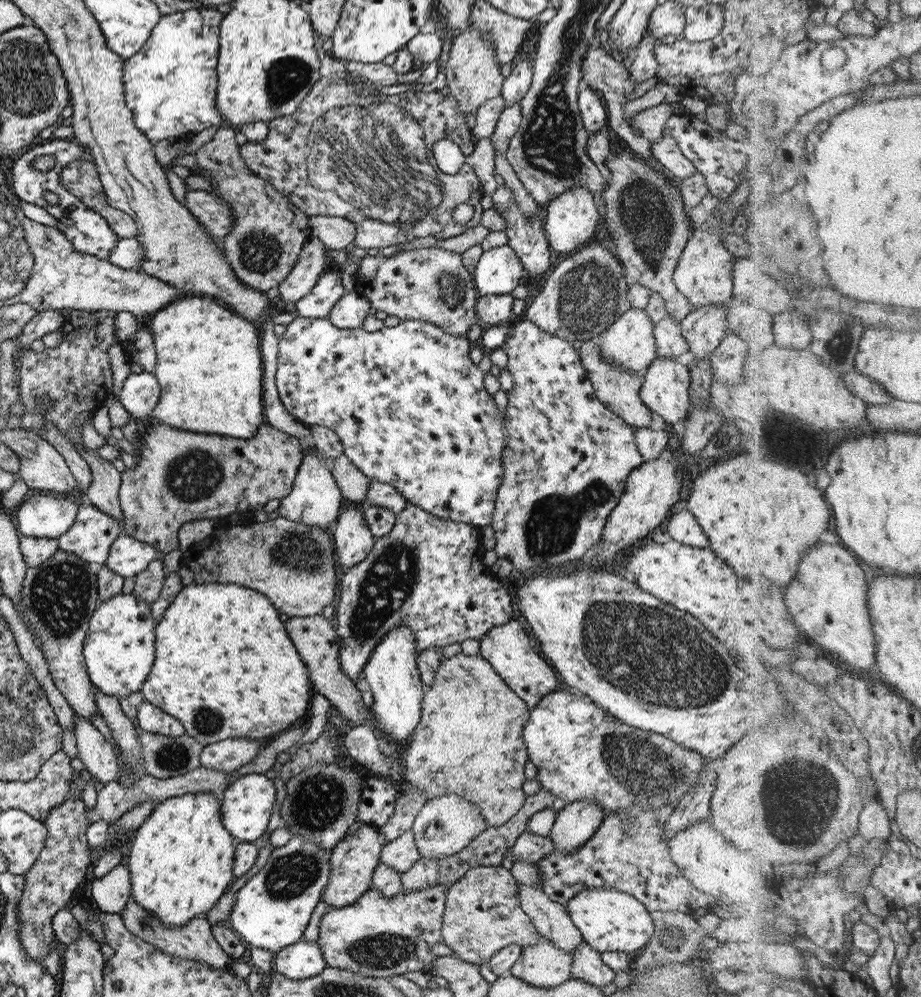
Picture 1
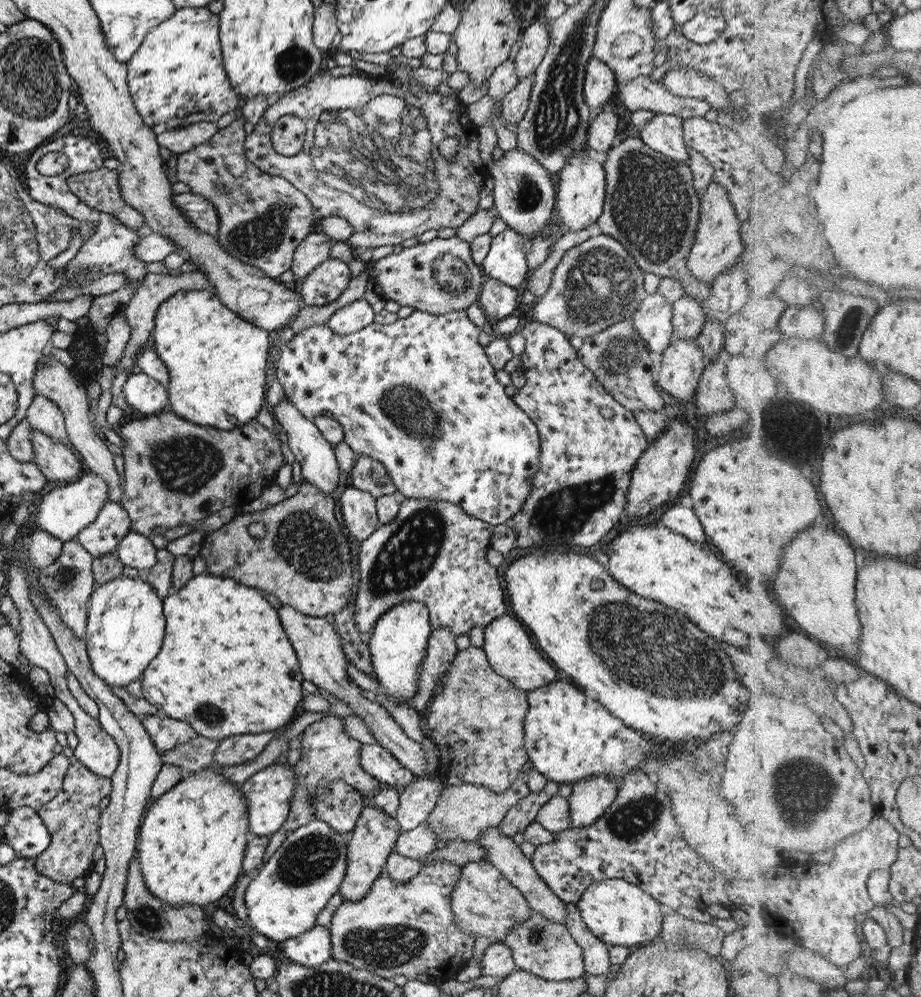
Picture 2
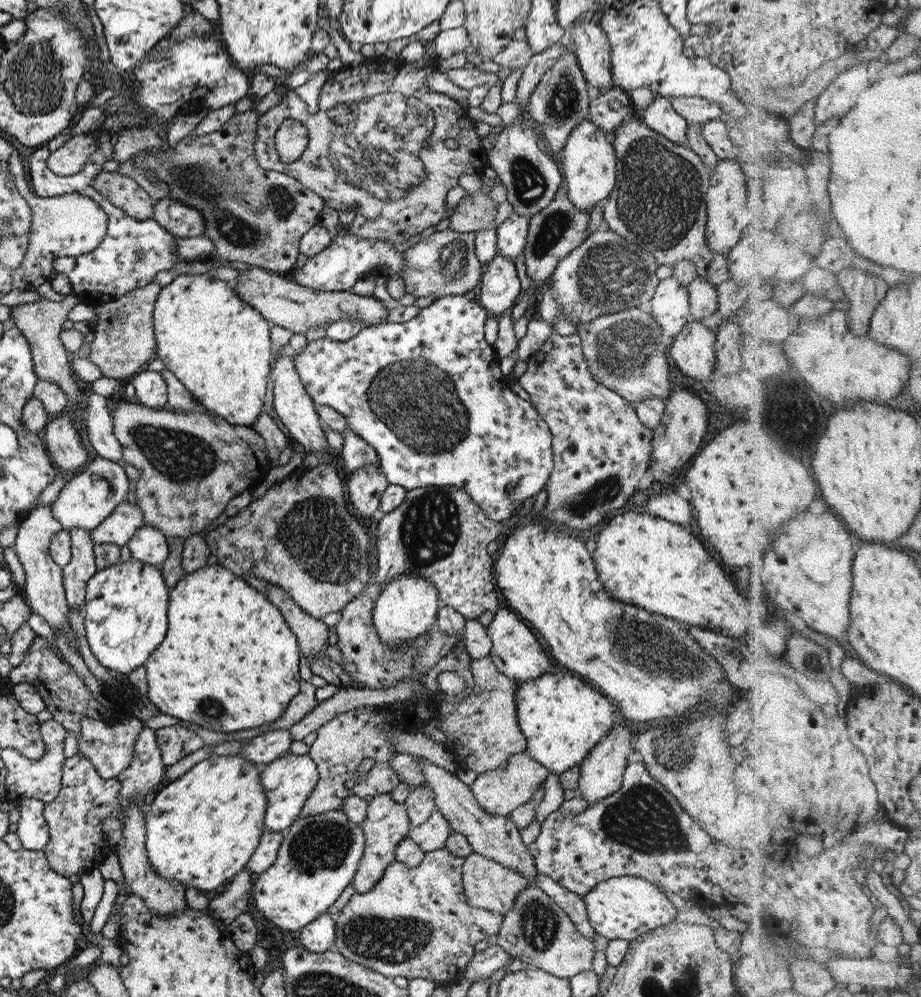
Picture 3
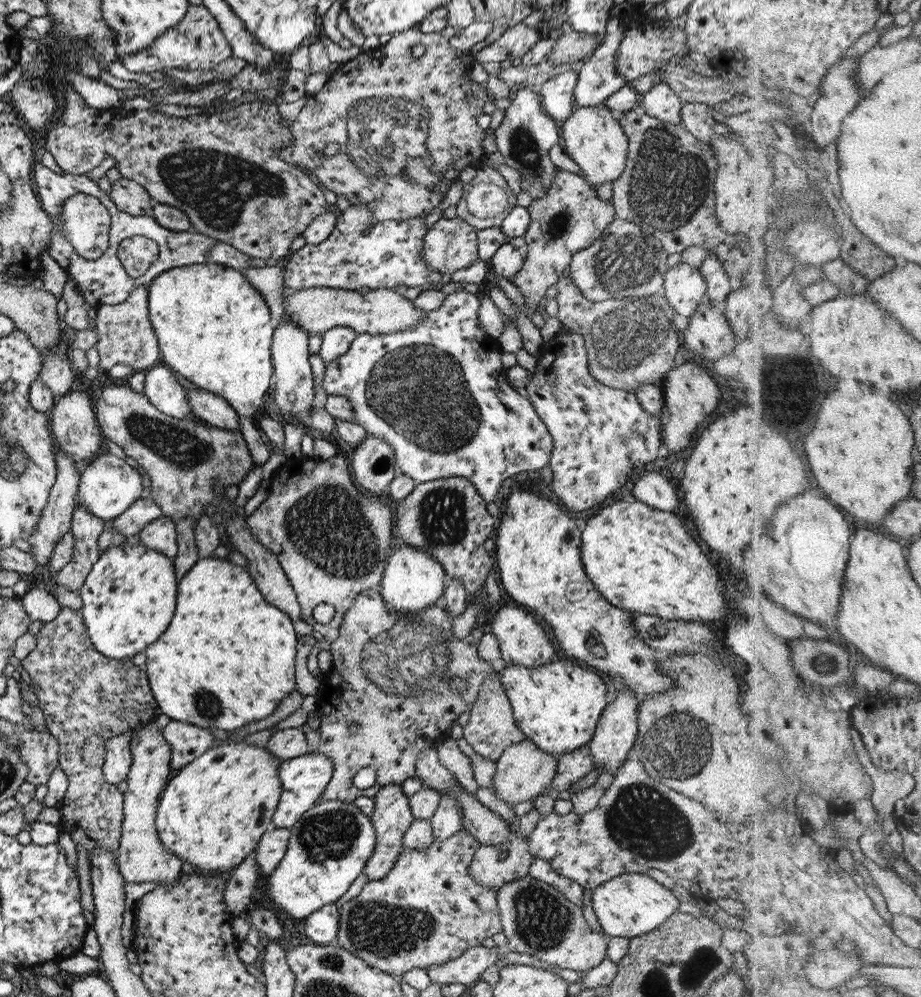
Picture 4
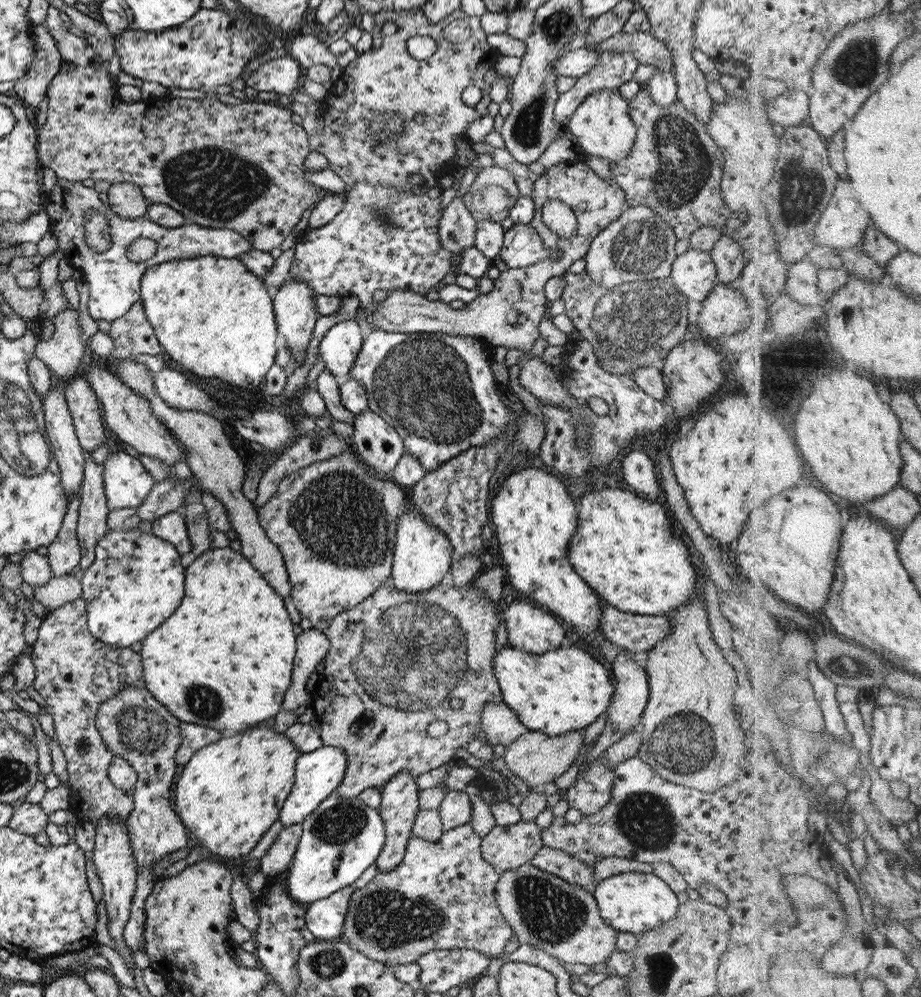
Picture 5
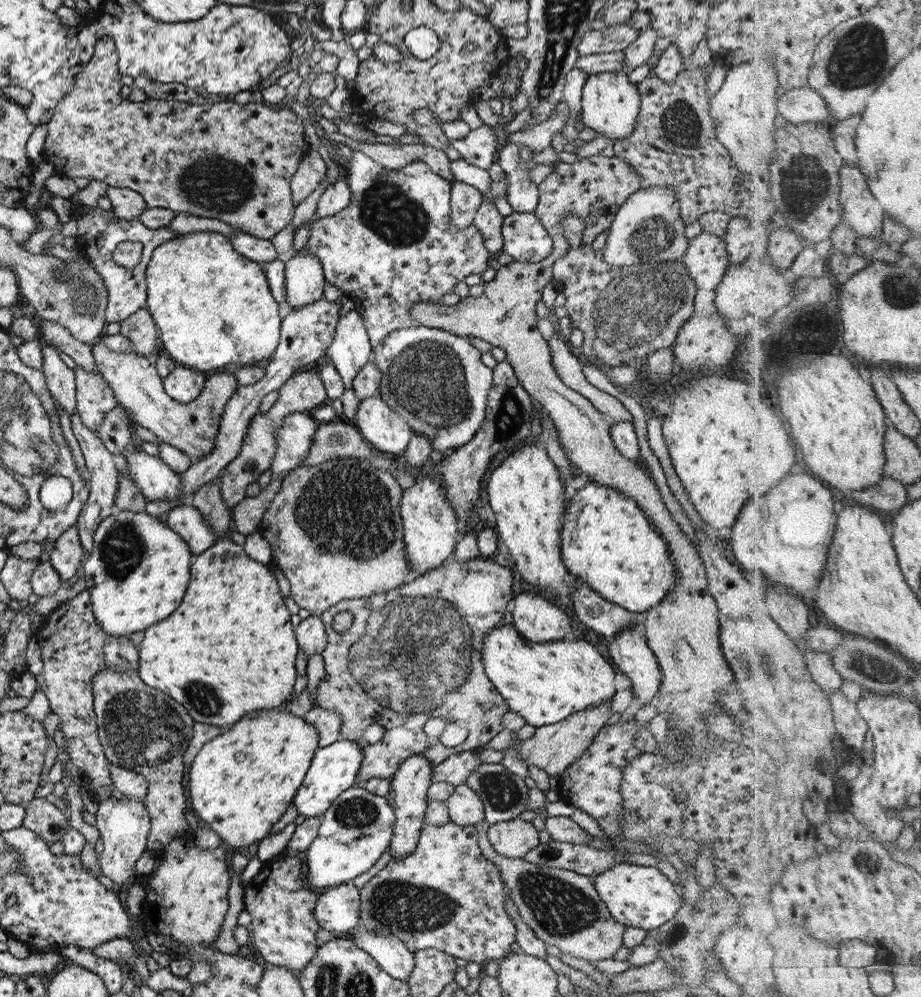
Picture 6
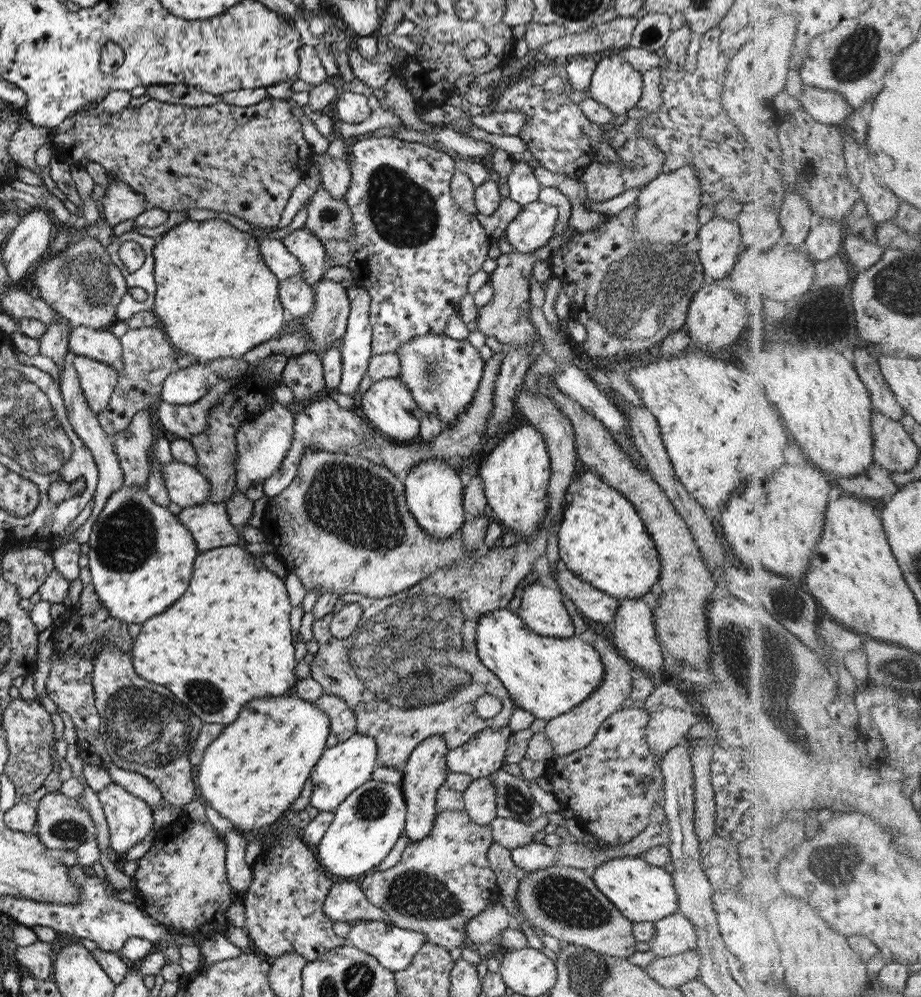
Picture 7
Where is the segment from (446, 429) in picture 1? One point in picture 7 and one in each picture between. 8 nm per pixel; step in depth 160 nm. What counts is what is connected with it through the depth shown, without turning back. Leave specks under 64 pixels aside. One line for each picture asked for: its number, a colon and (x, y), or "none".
2: (418, 395)
3: (427, 394)
4: (436, 392)
5: (436, 390)
6: (434, 380)
7: (442, 374)

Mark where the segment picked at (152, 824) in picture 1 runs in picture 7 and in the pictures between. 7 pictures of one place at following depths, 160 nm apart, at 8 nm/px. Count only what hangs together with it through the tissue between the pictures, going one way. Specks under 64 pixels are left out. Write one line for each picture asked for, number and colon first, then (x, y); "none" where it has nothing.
2: (191, 840)
3: (200, 829)
4: (212, 813)
5: (229, 792)
6: (240, 782)
7: (252, 772)

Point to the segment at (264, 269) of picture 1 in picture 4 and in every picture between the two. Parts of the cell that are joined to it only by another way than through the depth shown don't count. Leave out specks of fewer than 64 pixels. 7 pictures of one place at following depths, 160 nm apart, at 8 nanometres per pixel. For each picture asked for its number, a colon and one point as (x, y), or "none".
2: (261, 218)
3: (253, 215)
4: (222, 170)

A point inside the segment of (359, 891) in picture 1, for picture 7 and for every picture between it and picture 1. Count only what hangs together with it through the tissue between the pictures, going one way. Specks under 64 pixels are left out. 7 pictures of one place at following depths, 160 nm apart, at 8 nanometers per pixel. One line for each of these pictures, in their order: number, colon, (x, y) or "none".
2: (373, 837)
3: (386, 822)
4: (391, 816)
5: (398, 807)
6: (407, 795)
7: (424, 771)

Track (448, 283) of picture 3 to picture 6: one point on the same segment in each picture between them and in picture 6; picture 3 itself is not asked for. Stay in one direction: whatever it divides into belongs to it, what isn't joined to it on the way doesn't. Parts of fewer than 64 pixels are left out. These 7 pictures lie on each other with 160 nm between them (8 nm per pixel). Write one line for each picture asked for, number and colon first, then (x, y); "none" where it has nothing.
4: (450, 243)
5: (456, 228)
6: (464, 200)

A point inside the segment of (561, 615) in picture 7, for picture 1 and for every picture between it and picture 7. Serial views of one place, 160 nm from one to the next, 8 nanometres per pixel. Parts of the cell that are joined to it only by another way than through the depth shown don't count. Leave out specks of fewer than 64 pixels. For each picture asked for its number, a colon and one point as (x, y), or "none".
1: (506, 648)
2: (509, 651)
3: (515, 652)
4: (521, 640)
5: (531, 629)
6: (535, 618)

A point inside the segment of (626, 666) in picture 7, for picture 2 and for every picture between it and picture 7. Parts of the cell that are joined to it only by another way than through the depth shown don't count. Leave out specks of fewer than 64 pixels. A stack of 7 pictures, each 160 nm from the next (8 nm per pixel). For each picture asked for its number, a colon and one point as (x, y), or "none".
2: (462, 812)
3: (498, 791)
4: (522, 771)
5: (536, 758)
6: (552, 747)

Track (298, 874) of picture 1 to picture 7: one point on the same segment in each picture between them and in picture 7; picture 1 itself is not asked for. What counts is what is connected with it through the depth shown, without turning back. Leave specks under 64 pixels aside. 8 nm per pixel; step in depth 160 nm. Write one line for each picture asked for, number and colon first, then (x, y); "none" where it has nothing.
2: (282, 901)
3: (318, 855)
4: (328, 847)
5: (342, 837)
6: (354, 831)
7: (365, 826)

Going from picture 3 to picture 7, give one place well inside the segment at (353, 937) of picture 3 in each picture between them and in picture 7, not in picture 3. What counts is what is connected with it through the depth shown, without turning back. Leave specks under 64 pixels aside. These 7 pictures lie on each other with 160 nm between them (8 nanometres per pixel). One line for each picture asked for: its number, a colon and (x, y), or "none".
4: (427, 909)
5: (440, 896)
6: (444, 894)
7: (441, 881)

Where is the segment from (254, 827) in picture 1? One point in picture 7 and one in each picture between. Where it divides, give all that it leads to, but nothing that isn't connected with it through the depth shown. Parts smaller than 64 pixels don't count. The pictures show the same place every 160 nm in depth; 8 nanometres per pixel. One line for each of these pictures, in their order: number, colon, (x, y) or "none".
2: (268, 792)
3: (287, 781)
4: (303, 778)
5: (318, 773)
6: (333, 768)
7: (340, 769)

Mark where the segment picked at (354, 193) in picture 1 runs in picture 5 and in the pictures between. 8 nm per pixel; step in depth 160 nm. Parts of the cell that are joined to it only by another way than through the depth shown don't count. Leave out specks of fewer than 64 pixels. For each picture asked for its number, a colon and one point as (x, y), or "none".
2: (351, 121)
3: (393, 175)
4: (419, 104)
5: (378, 93)

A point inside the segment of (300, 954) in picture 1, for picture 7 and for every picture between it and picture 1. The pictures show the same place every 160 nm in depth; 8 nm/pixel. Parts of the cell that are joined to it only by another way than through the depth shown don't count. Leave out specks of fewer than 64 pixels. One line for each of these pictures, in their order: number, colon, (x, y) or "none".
2: (311, 948)
3: (317, 936)
4: (320, 926)
5: (324, 918)
6: (336, 909)
7: (345, 902)

